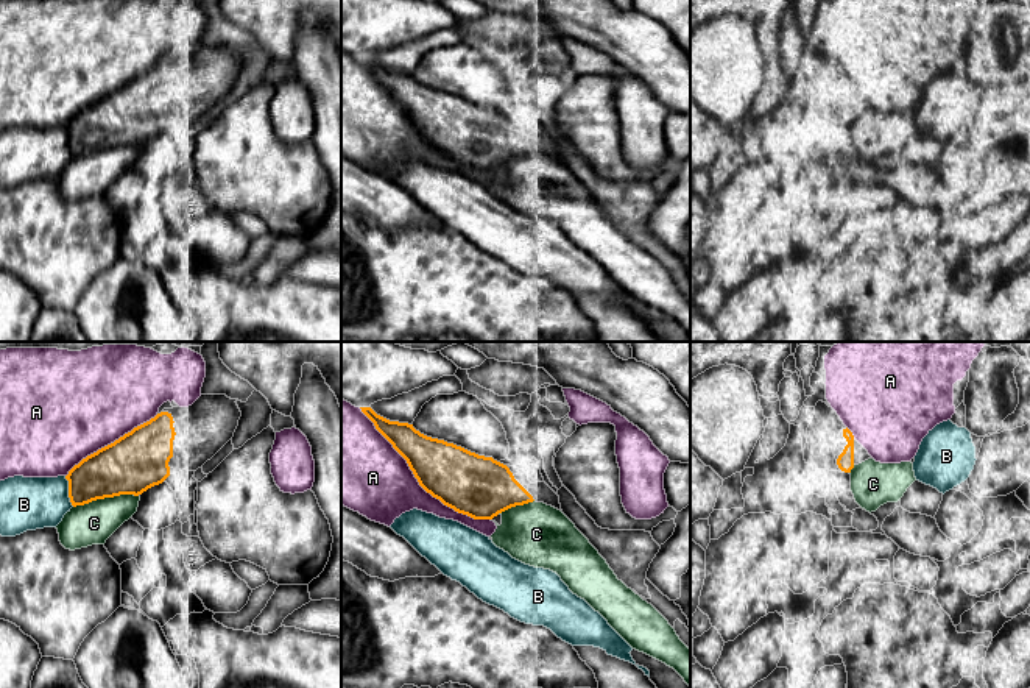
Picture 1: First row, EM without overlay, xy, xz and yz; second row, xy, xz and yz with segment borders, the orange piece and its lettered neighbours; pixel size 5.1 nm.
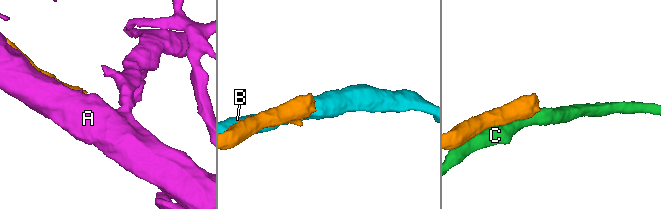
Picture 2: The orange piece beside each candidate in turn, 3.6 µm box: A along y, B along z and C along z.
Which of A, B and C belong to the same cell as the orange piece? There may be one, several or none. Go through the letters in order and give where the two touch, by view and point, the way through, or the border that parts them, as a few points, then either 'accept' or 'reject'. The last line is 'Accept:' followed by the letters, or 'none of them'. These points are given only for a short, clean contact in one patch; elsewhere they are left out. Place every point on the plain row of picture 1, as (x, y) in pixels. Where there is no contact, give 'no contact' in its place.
A: xz (418, 131) | reject
B: xy (69, 142) | reject
C: xy (105, 147) | reject
Accept: none of them

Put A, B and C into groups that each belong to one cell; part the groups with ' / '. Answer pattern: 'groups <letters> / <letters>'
groups A / B / C

